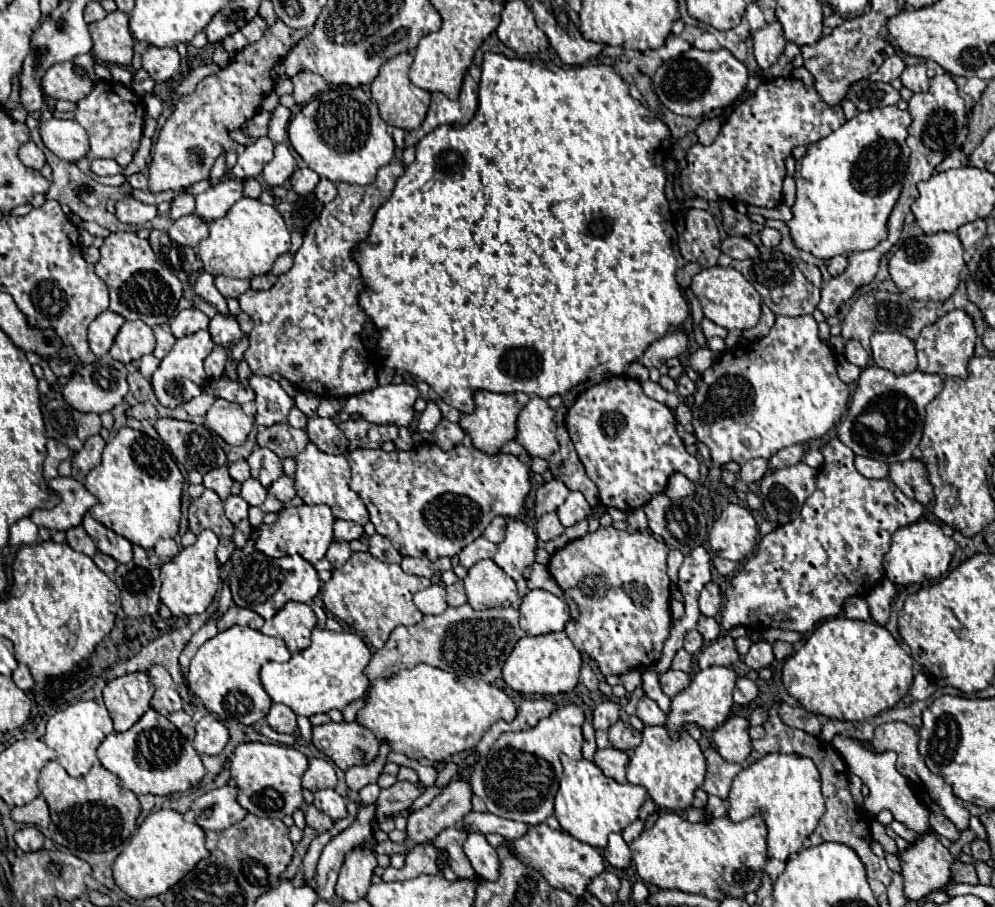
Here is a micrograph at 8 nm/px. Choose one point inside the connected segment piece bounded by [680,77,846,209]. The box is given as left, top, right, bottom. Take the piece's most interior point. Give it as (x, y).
(746, 162)

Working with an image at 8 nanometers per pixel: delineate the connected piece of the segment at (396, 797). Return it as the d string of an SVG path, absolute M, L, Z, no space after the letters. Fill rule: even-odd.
M396 783L388 789L380 791L380 797L376 801L376 815L378 817L394 817L412 805L412 801L422 793L424 789L420 783Z

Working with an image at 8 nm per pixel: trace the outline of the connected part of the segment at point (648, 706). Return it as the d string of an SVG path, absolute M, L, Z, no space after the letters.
M642 697L636 705L636 717L644 723L644 725L664 725L666 715L662 713L662 709L650 699L650 697Z

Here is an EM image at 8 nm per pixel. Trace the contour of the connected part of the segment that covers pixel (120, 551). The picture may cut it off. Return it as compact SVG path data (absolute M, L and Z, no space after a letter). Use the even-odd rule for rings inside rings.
M88 513L84 515L82 527L92 537L92 541L98 547L98 551L102 551L104 555L114 557L118 563L128 563L132 559L132 543L128 539L116 535L112 529L104 527L102 523L94 521Z

